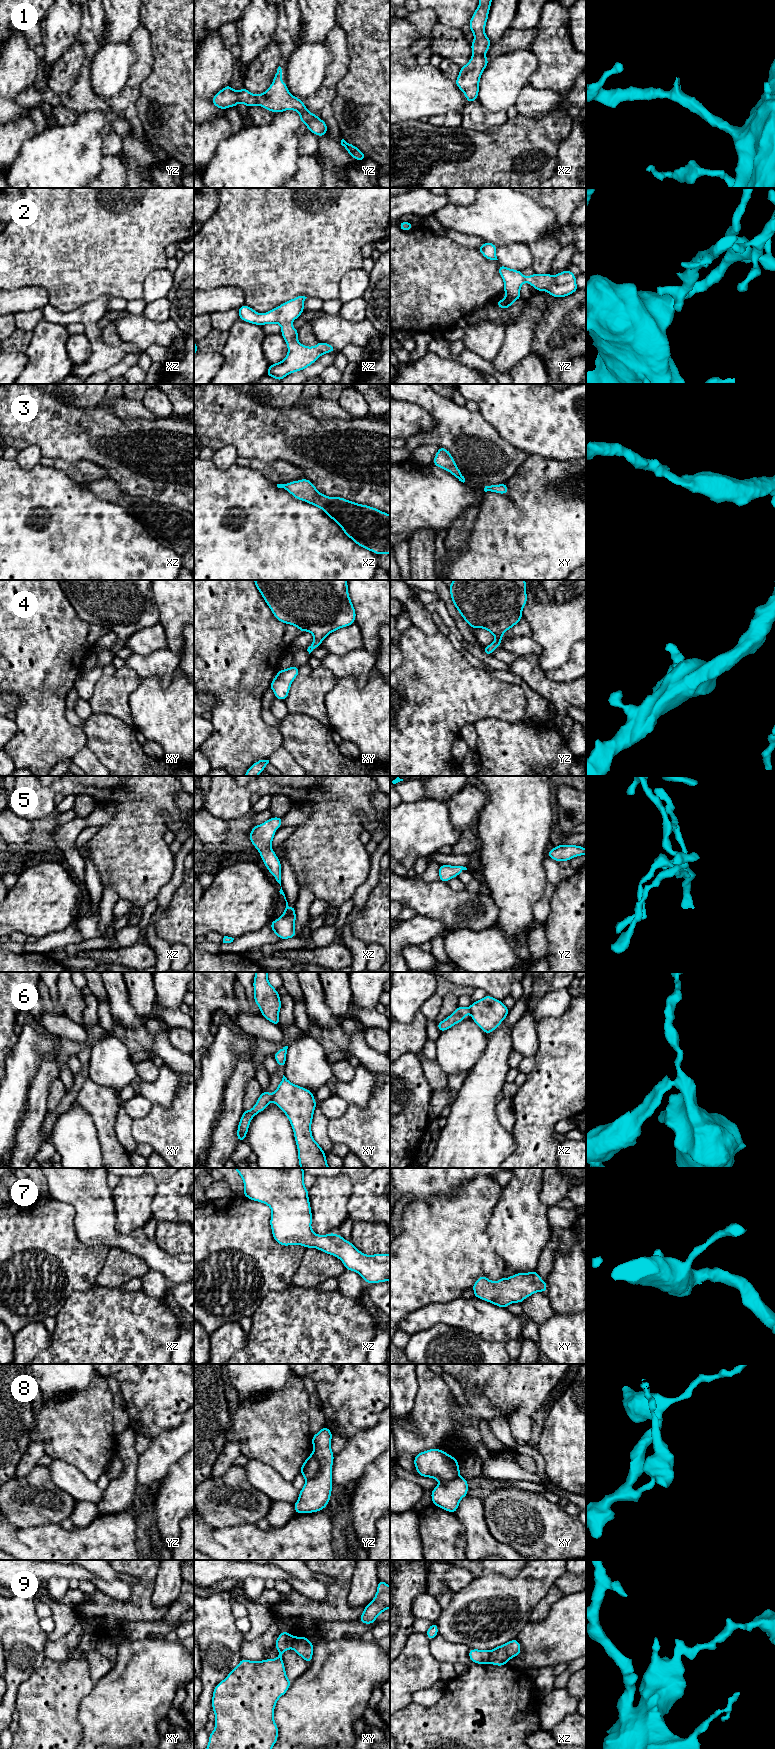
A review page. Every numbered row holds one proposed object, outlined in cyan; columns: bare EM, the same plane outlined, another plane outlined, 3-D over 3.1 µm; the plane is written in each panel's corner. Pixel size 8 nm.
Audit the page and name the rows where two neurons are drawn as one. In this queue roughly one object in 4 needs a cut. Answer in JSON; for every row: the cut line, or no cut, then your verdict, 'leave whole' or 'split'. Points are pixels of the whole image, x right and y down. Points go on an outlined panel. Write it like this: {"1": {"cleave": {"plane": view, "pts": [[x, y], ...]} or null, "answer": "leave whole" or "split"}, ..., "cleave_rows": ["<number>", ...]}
{"1": {"cleave": null, "answer": "leave whole"}, "2": {"cleave": null, "answer": "leave whole"}, "3": {"cleave": null, "answer": "leave whole"}, "4": {"cleave": null, "answer": "leave whole"}, "5": {"cleave": {"plane": "xz", "pts": [[269, 847], [258, 850]]}, "answer": "split"}, "6": {"cleave": {"plane": "xy", "pts": [[274, 1093], [271, 1099]]}, "answer": "split"}, "7": {"cleave": null, "answer": "leave whole"}, "8": {"cleave": null, "answer": "leave whole"}, "9": {"cleave": {"plane": "xz", "pts": [[490, 1651], [487, 1662]]}, "answer": "split"}, "cleave_rows": ["5", "6", "9"]}

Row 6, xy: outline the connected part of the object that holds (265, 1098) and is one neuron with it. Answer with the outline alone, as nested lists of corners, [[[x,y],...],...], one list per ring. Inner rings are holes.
[[[262,1091],[256,1104],[251,1110],[244,1110],[237,1128],[237,1139],[239,1142],[246,1139],[246,1135],[250,1126],[250,1122],[255,1115],[265,1110],[273,1098],[274,1093]]]

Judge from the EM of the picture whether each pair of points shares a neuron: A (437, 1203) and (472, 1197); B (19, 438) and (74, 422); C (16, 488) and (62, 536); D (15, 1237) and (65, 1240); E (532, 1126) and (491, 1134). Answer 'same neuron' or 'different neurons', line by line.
A: same neuron
B: same neuron
C: same neuron
D: same neuron
E: different neurons

